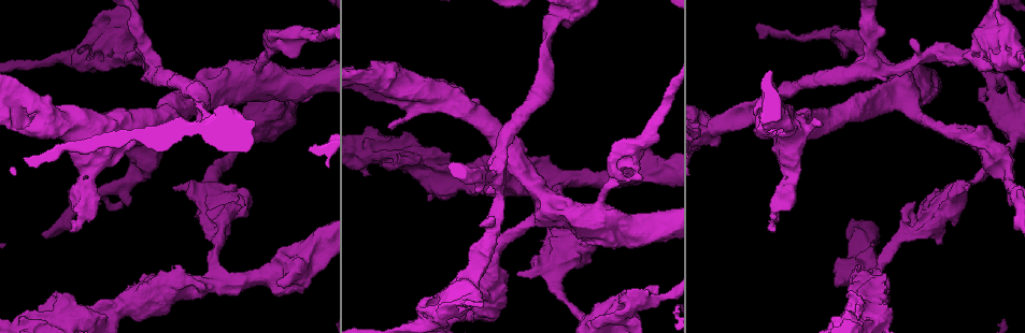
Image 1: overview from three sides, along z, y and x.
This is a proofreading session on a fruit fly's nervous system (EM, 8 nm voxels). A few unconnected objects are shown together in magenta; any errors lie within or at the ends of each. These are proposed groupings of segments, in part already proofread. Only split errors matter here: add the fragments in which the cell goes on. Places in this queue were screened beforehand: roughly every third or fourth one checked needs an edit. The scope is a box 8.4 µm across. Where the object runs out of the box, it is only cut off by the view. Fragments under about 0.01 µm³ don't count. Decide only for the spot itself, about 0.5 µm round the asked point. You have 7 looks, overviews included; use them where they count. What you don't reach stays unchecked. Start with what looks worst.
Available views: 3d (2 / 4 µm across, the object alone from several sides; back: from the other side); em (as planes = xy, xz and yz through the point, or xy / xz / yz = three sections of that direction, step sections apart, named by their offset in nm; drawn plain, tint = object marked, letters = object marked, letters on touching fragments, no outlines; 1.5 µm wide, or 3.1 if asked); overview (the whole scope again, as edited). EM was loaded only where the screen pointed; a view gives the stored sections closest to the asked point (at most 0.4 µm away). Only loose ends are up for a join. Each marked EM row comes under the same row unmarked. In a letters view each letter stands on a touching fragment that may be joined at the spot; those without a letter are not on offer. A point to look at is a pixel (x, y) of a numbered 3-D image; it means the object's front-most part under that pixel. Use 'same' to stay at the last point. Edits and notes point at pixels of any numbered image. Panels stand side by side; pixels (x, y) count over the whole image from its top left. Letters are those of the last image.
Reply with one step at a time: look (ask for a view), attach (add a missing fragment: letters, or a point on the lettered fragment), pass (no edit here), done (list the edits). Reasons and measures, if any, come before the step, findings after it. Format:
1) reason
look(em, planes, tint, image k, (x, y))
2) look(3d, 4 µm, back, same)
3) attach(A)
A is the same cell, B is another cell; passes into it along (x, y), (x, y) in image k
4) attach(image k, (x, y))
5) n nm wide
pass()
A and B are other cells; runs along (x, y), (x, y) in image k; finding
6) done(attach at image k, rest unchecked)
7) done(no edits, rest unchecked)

free end
look(3d, 4 µm, back, image 1, (1010, 204))

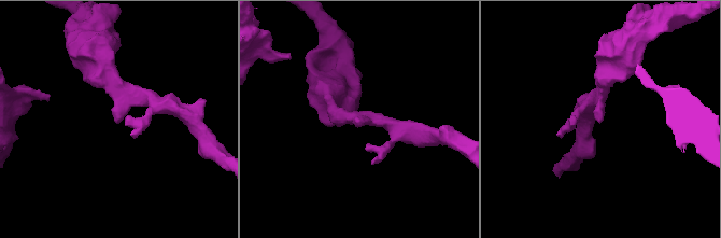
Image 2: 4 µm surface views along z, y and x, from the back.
look(em, planes, letters, image 2, (601, 122))

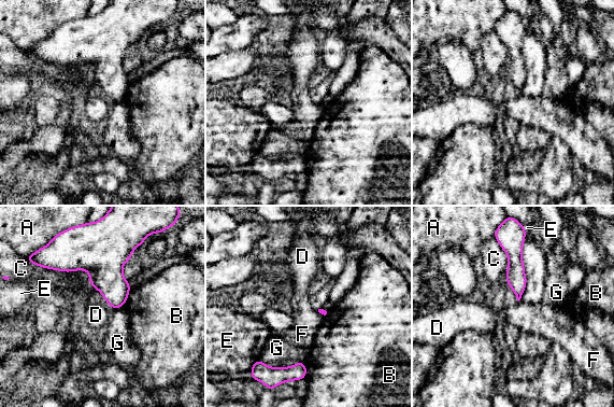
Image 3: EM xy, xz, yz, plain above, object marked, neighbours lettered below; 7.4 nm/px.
pass()
A, B, C, D, E, F and G are other cells; border along (123, 306), (115, 309) in image 3; no lettered fragment goes on from it

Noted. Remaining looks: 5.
branch stops here
look(em, planes, letters, image 1, (630, 316))

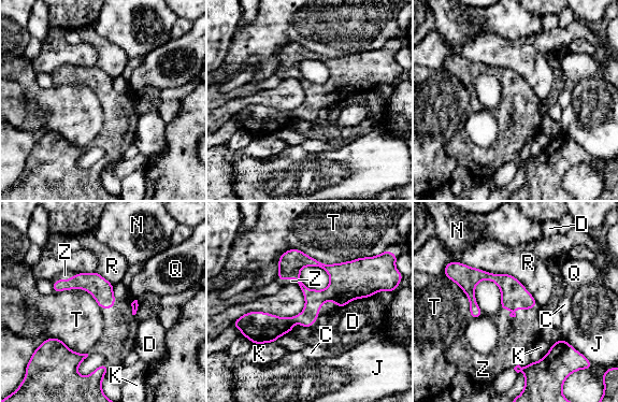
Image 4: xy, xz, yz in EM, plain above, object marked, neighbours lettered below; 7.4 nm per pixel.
R touches over 600 nm
attach(Z)
Z is the same cell, C, D, J, K, N, Q, R and T are other cells; it goes on there

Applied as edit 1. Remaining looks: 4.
free end
look(em, xz, step 4, tint, image 1, (776, 230))

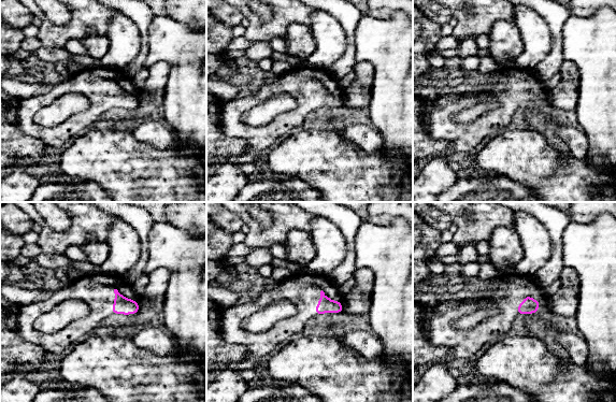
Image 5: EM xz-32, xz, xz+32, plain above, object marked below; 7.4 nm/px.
look(em, planes, letters, same)

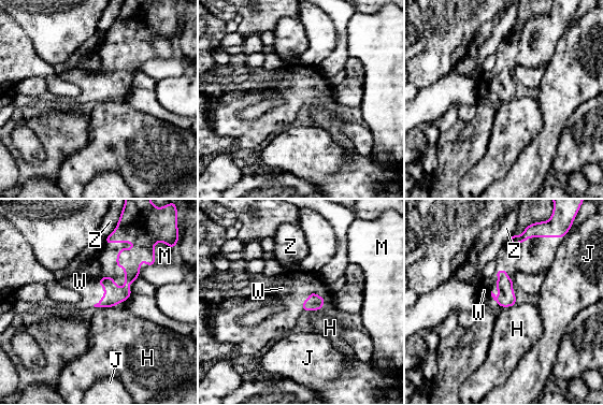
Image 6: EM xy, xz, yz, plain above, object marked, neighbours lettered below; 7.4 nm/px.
attach(W)
W is the same cell, H, J, M and Z are other cells; the cell continues

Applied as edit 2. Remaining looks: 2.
done(attach at image 4, attach at image 6, rest unchecked)

